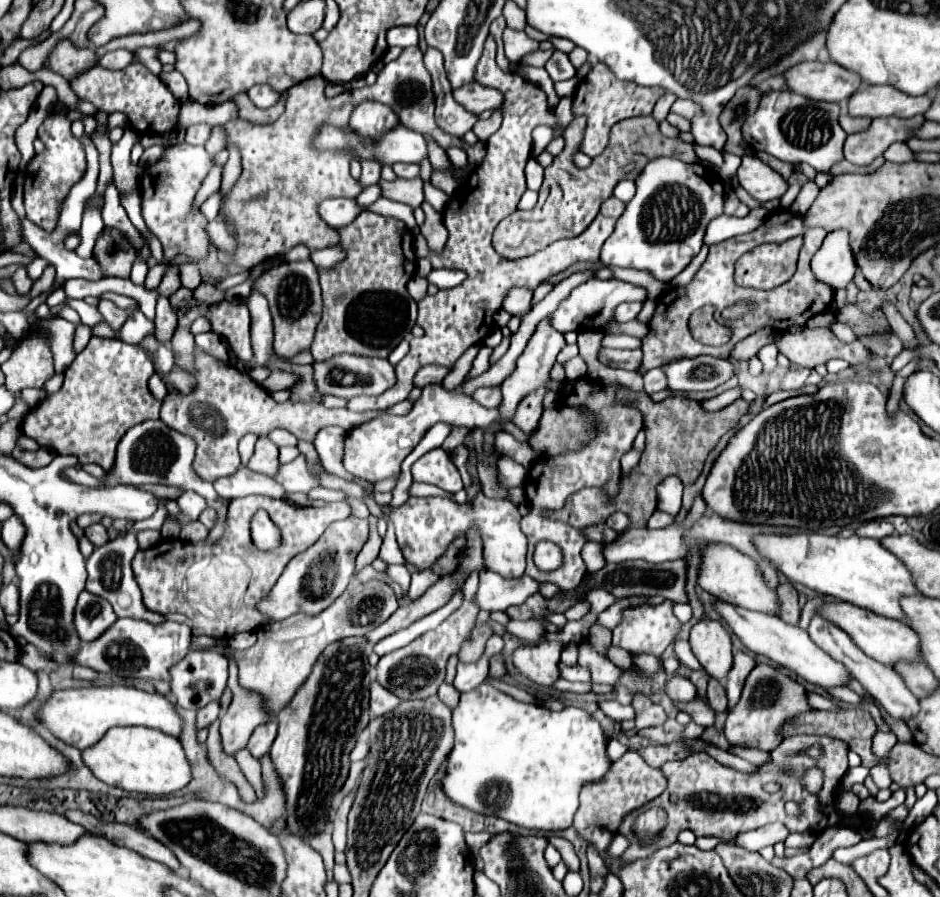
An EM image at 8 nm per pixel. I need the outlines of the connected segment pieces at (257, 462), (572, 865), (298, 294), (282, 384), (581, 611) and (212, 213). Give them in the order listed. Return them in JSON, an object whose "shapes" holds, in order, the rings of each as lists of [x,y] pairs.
{"shapes":[[[[261,436],[255,444],[255,454],[249,460],[247,468],[251,468],[253,472],[275,476],[279,470],[279,448],[267,436]]],[[[551,836],[549,842],[559,850],[559,854],[561,854],[561,858],[563,858],[567,870],[577,872],[577,870],[579,870],[579,858],[577,858],[577,854],[575,854],[575,850],[573,850],[573,844],[571,844],[569,840],[561,838],[561,836]]],[[[311,260],[305,262],[285,262],[275,268],[265,270],[253,284],[253,290],[261,292],[269,300],[269,308],[275,324],[275,352],[279,356],[295,356],[301,350],[309,350],[315,334],[315,326],[321,320],[321,288],[319,274]]],[[[273,372],[273,374],[263,382],[263,386],[265,386],[269,392],[275,392],[275,390],[285,390],[285,388],[297,384],[297,380],[299,380],[299,376],[295,376],[295,374]]],[[[583,600],[583,602],[575,604],[575,606],[571,608],[571,612],[565,612],[565,616],[567,616],[569,620],[579,620],[579,618],[583,618],[583,616],[589,612],[589,608],[591,608],[591,604],[589,604],[587,600]]],[[[217,190],[213,196],[209,196],[205,202],[203,202],[203,206],[201,206],[201,210],[203,210],[203,214],[209,218],[209,220],[213,220],[213,218],[217,218],[217,208],[219,208],[219,200],[221,200],[221,190]]]]}

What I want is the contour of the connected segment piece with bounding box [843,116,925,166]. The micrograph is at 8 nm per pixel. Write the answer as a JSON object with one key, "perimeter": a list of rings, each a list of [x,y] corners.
{"perimeter":[[[897,116],[873,120],[865,132],[849,134],[845,140],[845,158],[857,166],[867,166],[893,142],[907,142],[923,126],[923,116],[911,116],[911,120],[899,120]]]}

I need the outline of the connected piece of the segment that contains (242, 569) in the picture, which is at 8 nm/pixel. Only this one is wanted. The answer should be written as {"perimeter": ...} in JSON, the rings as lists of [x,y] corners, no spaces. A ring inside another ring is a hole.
{"perimeter":[[[260,495],[233,499],[225,532],[215,542],[181,544],[181,540],[161,540],[153,548],[135,554],[133,572],[143,592],[143,604],[163,616],[171,612],[185,614],[195,636],[205,634],[215,640],[229,640],[233,634],[257,630],[267,624],[267,618],[257,610],[257,602],[271,592],[285,564],[315,544],[331,522],[347,516],[351,516],[347,502],[329,502],[323,508],[297,508],[287,500]],[[257,508],[265,508],[281,532],[281,544],[273,550],[251,546],[250,522]]]}

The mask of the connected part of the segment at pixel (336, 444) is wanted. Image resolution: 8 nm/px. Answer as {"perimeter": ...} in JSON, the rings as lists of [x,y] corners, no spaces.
{"perimeter":[[[339,426],[321,428],[315,438],[315,448],[323,460],[323,466],[337,476],[347,476],[341,464],[343,462],[343,438],[345,438],[345,430]]]}

